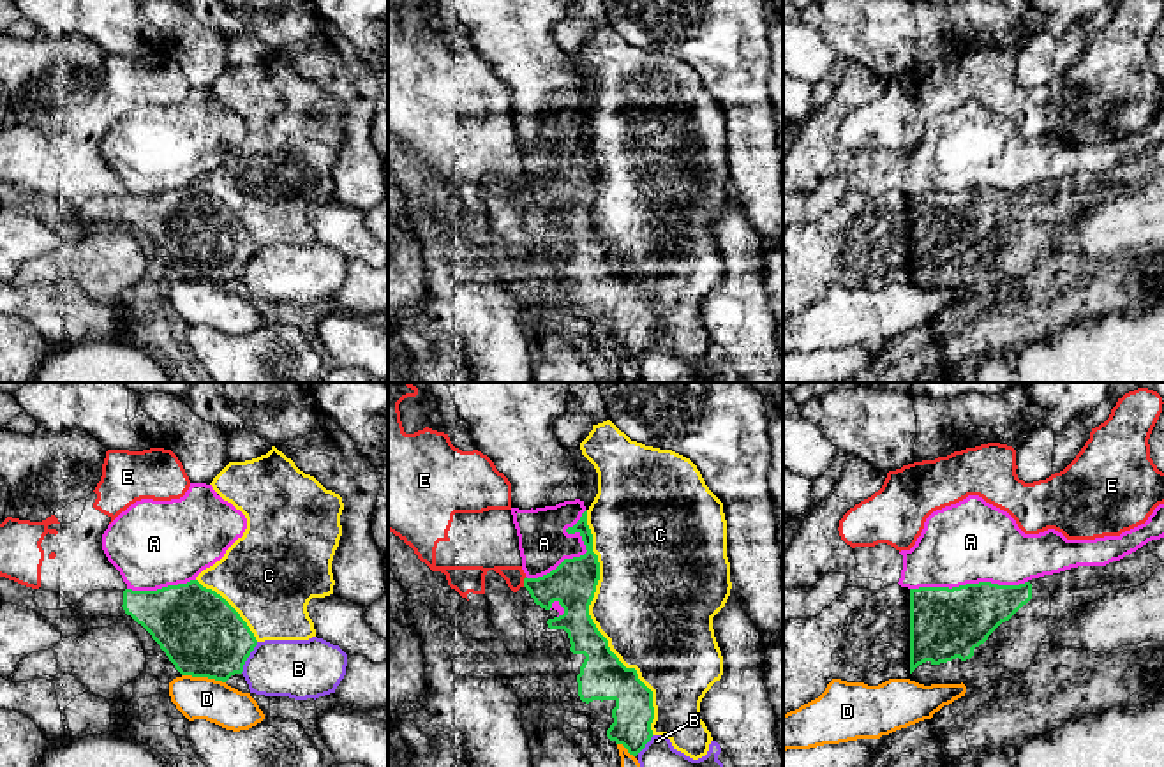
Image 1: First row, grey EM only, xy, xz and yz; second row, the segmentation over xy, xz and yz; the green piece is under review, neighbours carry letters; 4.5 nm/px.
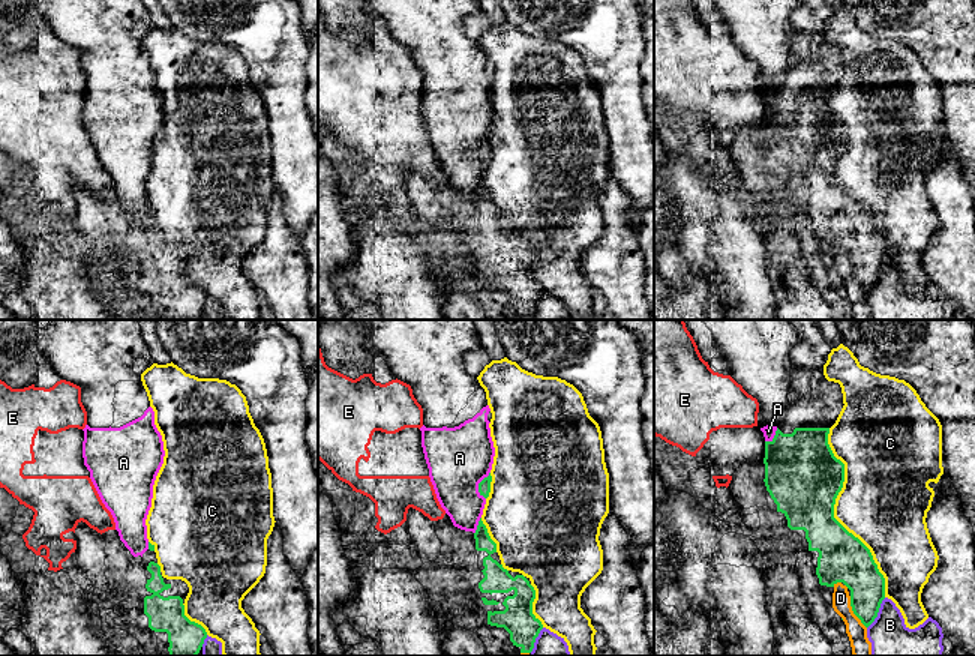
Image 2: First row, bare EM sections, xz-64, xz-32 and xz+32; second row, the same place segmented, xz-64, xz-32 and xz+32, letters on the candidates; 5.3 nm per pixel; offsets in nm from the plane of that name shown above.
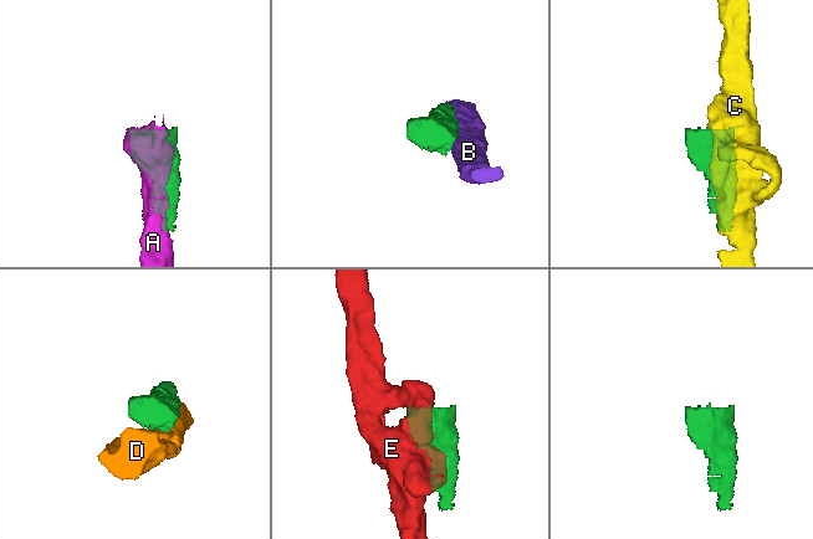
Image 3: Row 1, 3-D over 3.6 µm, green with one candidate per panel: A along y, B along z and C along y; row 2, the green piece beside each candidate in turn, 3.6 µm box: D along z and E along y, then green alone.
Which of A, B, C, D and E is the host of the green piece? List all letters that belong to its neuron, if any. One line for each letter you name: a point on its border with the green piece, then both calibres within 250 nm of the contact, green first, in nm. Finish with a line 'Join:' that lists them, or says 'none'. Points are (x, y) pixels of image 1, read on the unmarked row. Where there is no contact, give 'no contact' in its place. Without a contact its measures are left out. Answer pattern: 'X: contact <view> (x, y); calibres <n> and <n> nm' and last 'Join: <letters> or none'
Join: none

